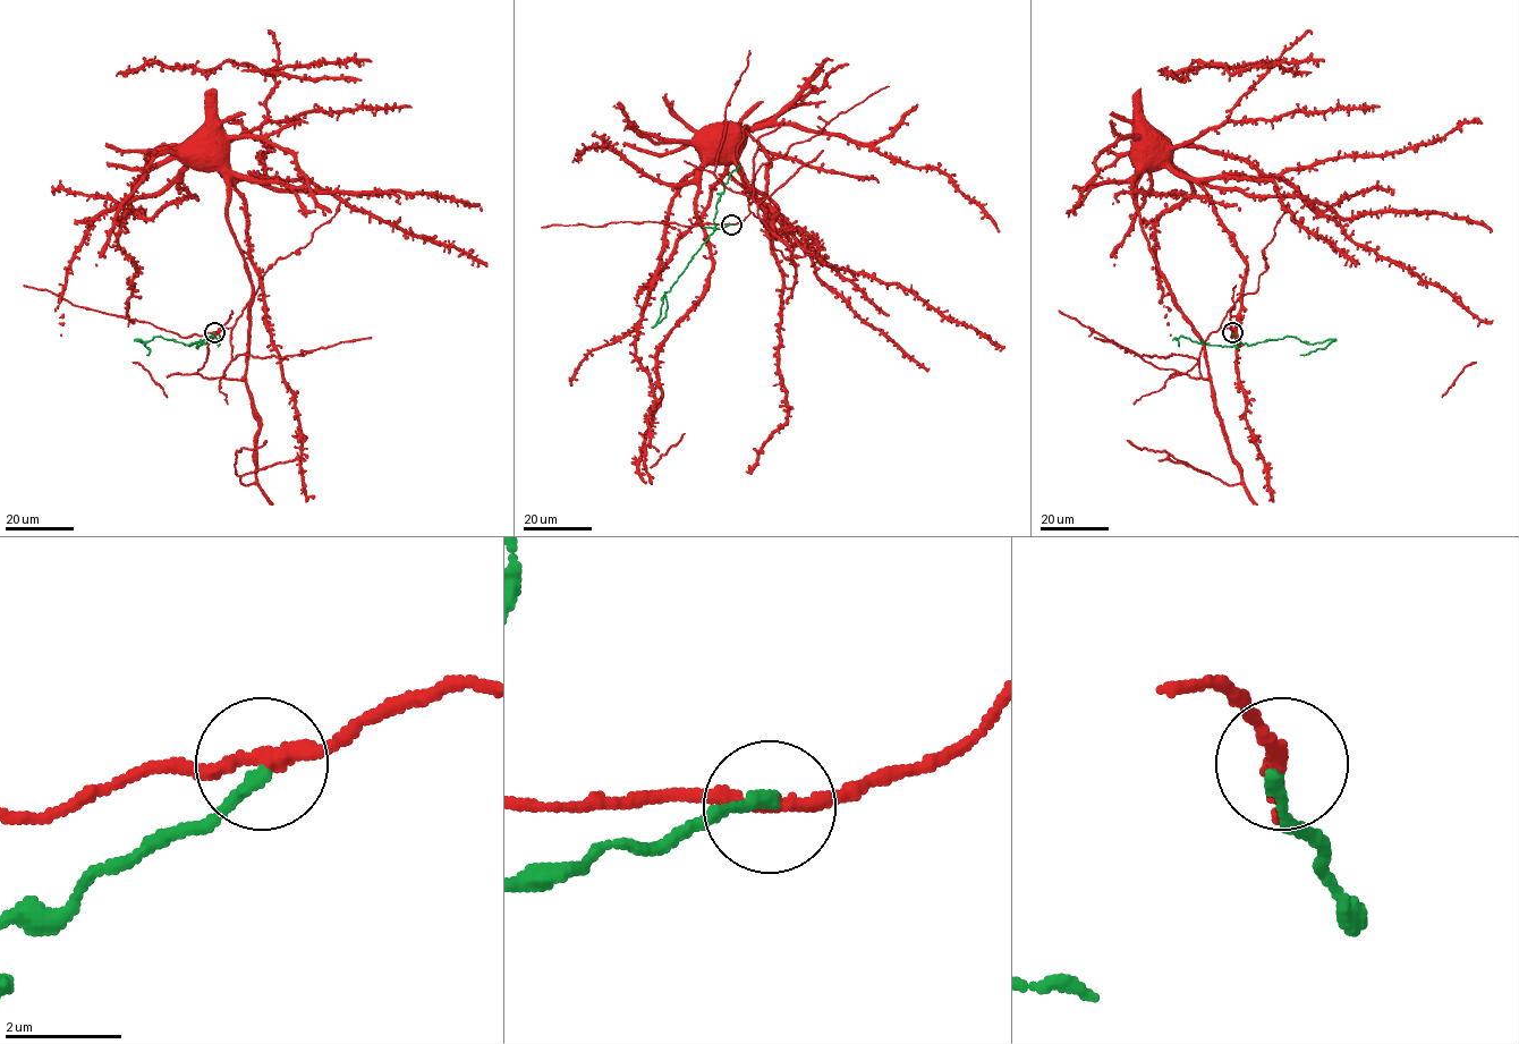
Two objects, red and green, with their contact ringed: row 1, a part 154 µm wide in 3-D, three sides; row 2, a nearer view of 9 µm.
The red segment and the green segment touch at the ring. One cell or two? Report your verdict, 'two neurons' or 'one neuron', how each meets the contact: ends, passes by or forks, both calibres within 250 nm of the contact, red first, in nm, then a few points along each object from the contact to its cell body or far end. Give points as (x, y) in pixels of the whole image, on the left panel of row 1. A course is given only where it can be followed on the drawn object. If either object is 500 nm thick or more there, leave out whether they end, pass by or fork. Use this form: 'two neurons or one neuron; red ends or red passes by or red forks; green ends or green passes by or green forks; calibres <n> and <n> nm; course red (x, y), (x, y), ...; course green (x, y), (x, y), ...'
two neurons; red passes by; green ends; calibres 240 and 240 nm; course red (214, 332), (232, 328), (231, 358), (223, 375), (240, 380), (252, 289), (228, 219), (225, 147); course green (214, 332), (202, 341), (186, 345), (160, 336), (145, 344), (141, 339), (150, 350), (146, 355)

